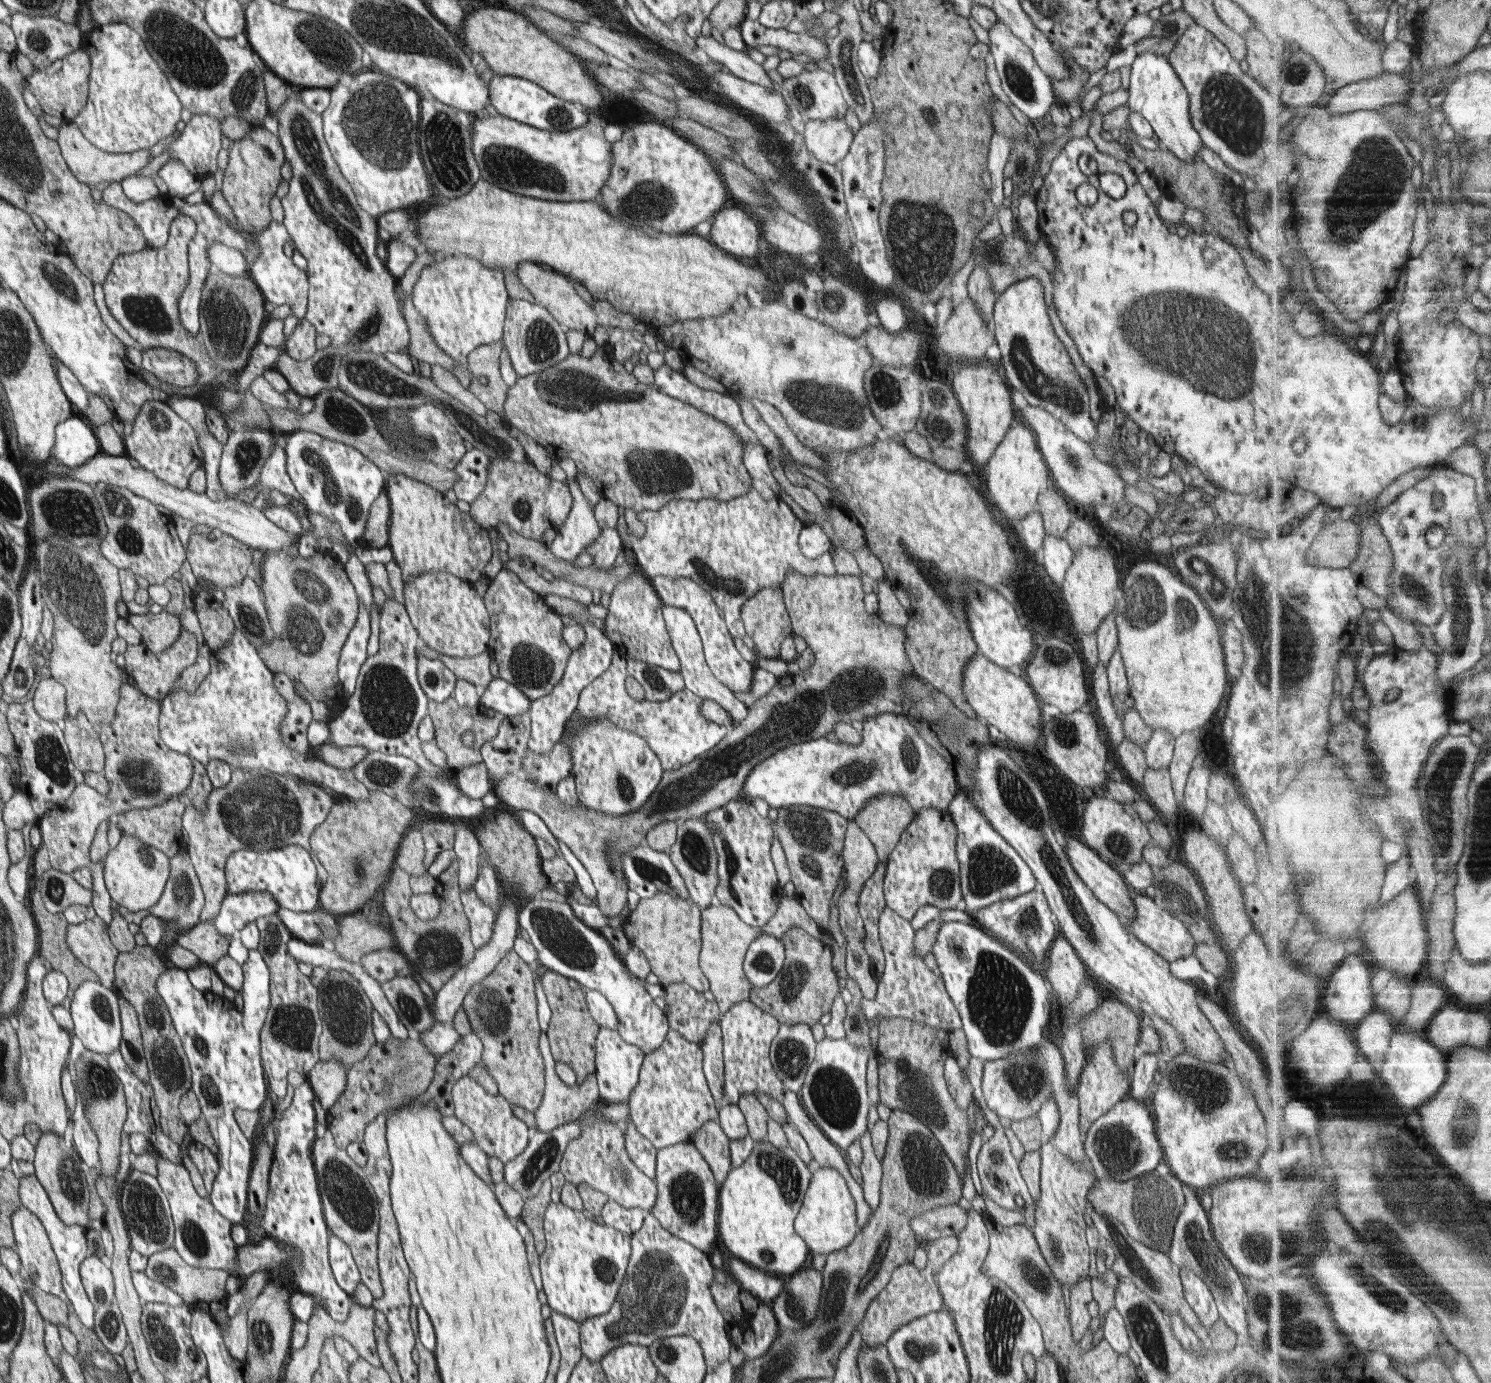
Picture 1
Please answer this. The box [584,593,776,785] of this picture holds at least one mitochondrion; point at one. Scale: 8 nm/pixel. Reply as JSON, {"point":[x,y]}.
{"point":[658,683]}

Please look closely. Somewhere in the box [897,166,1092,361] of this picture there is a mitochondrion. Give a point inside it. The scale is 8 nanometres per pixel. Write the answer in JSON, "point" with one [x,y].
{"point":[995,254]}

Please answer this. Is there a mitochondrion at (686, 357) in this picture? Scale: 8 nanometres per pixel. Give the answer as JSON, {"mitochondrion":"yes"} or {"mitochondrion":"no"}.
{"mitochondrion":"no"}

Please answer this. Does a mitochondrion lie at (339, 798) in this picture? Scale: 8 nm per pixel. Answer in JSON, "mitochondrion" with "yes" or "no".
{"mitochondrion":"no"}

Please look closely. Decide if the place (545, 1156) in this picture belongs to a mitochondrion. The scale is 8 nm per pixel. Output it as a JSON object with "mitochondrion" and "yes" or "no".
{"mitochondrion":"yes"}

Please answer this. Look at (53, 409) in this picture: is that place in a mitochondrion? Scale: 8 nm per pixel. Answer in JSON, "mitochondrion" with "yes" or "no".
{"mitochondrion":"no"}

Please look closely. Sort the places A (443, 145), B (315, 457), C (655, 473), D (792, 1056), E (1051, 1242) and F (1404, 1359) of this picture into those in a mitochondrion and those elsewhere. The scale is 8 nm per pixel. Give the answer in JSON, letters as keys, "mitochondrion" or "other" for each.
{"A":"mitochondrion","B":"mitochondrion","C":"mitochondrion","D":"mitochondrion","E":"mitochondrion","F":"other"}

